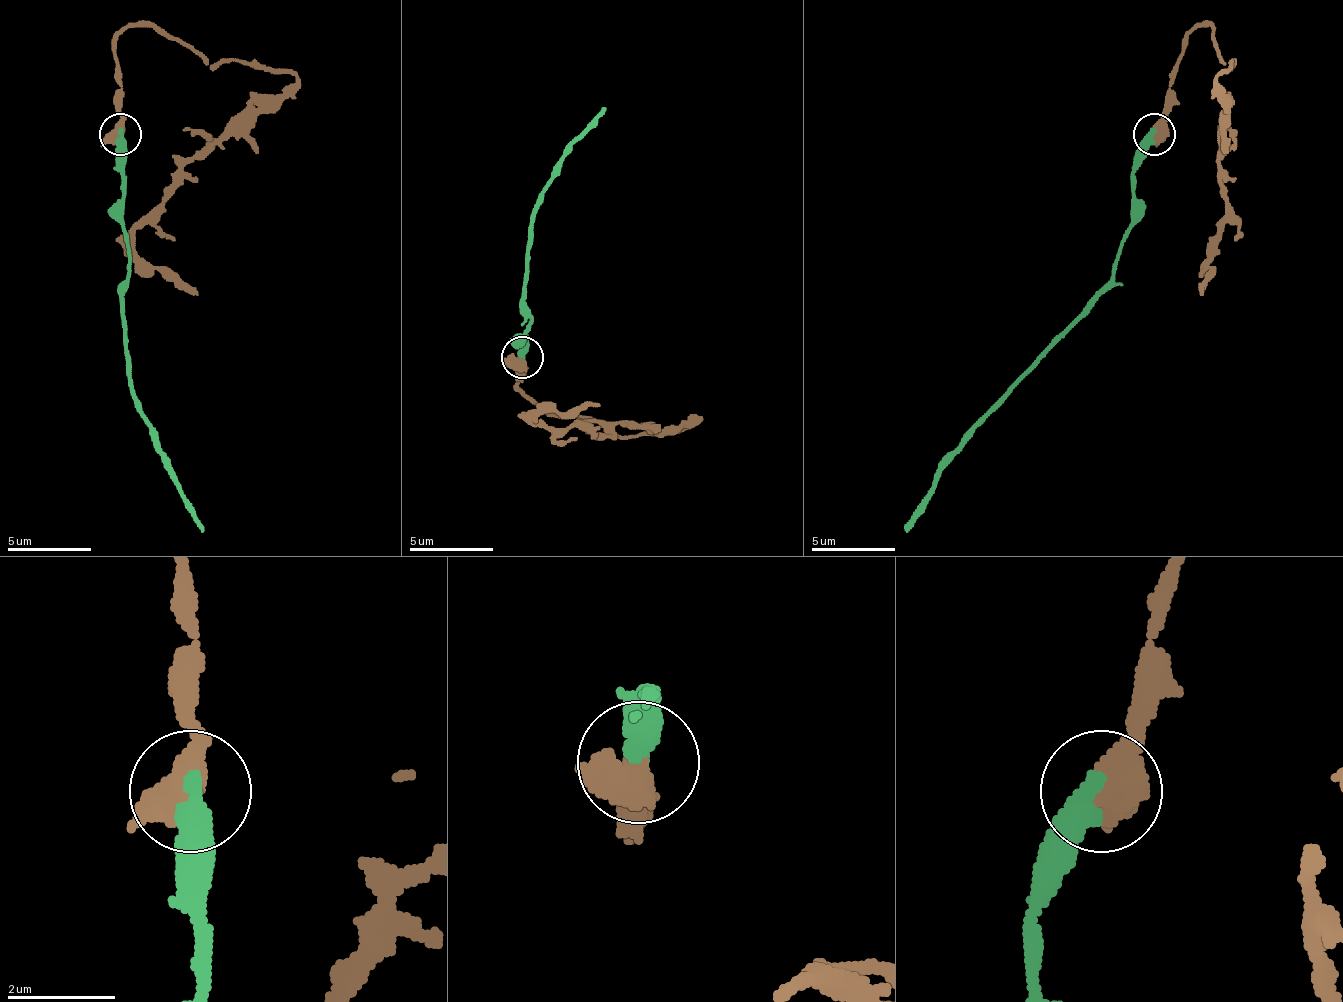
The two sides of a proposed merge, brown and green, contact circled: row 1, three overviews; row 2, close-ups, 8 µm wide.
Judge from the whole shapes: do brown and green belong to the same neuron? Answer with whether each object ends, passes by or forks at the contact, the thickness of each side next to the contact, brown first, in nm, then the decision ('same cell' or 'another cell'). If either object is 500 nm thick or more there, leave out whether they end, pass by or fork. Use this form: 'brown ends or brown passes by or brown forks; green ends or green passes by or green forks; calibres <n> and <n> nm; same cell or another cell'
calibres 550 and 460 nm; same cell

